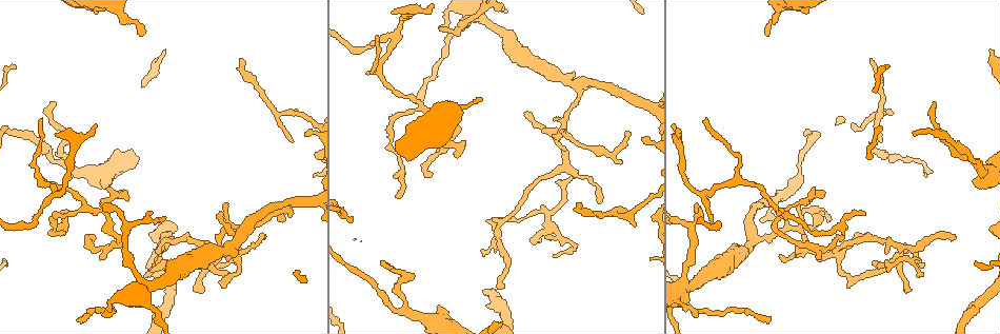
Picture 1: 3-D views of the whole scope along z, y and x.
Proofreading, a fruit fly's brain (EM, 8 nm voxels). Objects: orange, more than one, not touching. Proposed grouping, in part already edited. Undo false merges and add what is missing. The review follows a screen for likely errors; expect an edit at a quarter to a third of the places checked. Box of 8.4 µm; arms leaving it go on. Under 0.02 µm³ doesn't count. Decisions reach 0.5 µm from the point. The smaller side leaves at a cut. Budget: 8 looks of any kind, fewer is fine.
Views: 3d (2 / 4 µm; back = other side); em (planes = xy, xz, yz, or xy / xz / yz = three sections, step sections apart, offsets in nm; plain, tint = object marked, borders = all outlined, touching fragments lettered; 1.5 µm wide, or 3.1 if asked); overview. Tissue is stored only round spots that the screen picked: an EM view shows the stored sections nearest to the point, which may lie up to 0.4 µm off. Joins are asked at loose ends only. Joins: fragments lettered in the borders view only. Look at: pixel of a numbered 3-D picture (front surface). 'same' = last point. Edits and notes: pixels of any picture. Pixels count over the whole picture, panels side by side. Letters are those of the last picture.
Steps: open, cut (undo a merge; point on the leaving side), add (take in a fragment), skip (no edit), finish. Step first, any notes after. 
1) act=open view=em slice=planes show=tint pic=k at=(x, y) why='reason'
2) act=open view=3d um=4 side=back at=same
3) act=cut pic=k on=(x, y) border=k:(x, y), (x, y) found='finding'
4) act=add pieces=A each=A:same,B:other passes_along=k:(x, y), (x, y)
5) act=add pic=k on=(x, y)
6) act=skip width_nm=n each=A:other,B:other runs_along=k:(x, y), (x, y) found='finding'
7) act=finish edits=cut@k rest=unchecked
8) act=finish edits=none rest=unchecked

act=open view=em slice=planes show=plain pic=1 at=(477, 99) why='an open end'

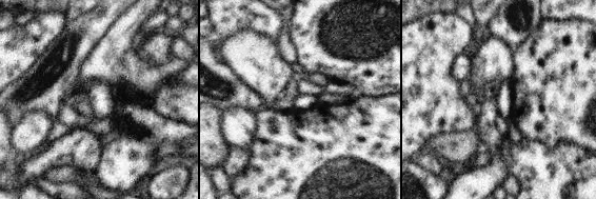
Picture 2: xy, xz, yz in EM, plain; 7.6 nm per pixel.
act=open view=em slice=planes show=tint at=same why='with the object marked'

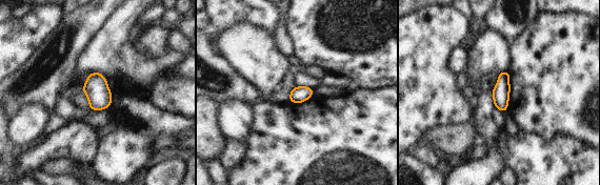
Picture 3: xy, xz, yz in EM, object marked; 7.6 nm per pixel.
act=open view=em slice=planes show=borders at=same why='what lies round it'

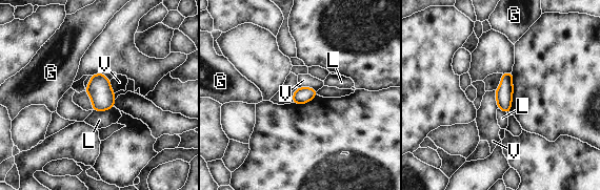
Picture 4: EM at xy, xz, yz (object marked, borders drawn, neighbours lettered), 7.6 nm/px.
act=skip each=G:other,L:other,V:other border=4:(298, 87), (312, 87), (316, 91) found='none of them fits'

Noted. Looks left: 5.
act=open view=em slice=planes show=borders pic=1 at=(55, 102) why='thin end'

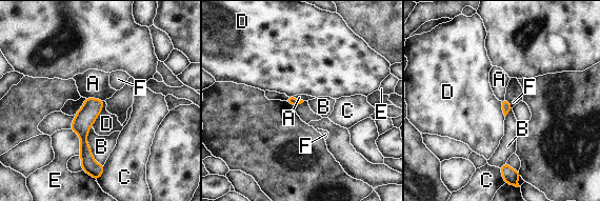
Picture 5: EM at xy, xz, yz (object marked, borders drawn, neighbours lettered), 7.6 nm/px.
act=skip each=A:other,B:other,C:other,D:other,E:other,F:other border=5:(103, 101), (101, 112), (91, 126) found='no lettered fragment goes on from it'

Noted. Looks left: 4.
act=open view=3d um=2 pic=1 at=(918, 275) why='tapers out'

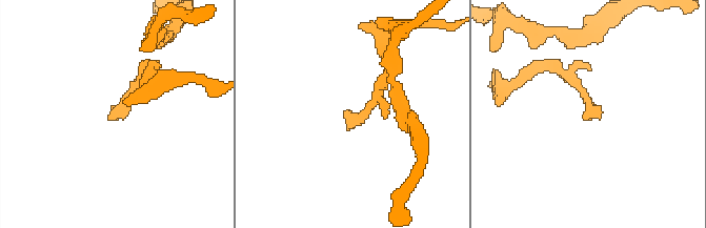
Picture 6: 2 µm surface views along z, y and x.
act=open view=em slice=planes show=borders pic=6 at=(343, 113) why='now the EM'

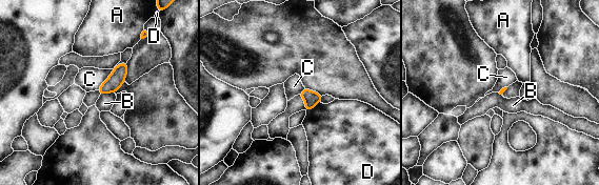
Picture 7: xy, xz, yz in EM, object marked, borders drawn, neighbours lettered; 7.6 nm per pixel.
act=skip each=A:other,B:other,C:other,D:other border=7:(114, 69), (97, 89) found='none of them fits'

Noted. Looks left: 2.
act=finish edits=none rest=unchecked

